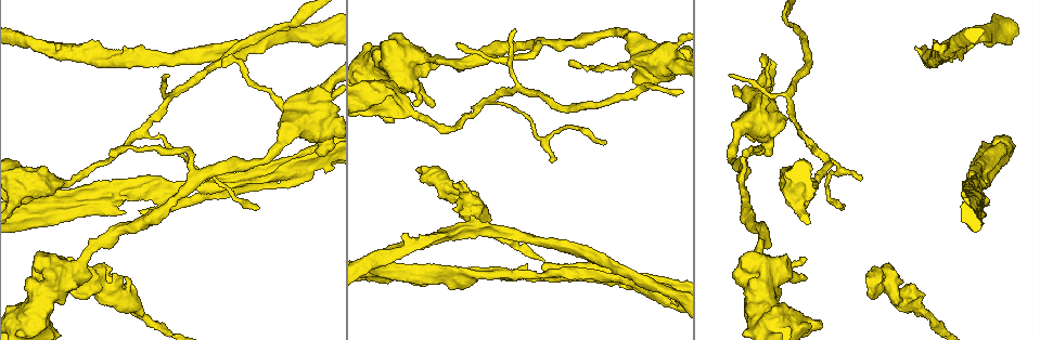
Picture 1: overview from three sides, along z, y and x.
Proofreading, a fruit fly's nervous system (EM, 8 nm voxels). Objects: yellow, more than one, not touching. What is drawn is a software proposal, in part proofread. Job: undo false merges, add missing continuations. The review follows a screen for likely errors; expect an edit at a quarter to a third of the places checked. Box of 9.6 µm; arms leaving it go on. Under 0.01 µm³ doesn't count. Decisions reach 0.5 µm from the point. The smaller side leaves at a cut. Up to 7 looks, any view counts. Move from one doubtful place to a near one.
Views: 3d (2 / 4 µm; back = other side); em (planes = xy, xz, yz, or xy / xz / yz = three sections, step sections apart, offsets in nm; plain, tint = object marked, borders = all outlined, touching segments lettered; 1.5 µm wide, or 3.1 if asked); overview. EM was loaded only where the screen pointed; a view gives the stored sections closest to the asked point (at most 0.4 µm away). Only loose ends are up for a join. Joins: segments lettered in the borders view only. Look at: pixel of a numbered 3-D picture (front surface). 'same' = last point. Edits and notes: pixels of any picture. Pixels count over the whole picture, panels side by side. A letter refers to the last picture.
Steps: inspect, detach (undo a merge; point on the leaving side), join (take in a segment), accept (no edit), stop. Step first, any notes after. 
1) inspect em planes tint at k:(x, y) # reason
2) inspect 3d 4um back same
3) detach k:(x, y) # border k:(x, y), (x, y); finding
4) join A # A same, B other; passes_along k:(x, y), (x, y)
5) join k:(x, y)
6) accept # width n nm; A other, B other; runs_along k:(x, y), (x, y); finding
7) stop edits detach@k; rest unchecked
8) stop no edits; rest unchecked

inspect em xz step 4 tint at 1:(988, 159)

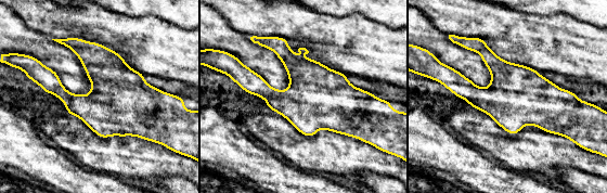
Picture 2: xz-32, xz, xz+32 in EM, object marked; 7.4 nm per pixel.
inspect em planes tint same # cut it another way

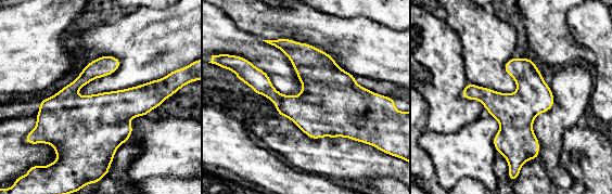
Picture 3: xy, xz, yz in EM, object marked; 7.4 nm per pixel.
inspect em planes borders same # what lies round it

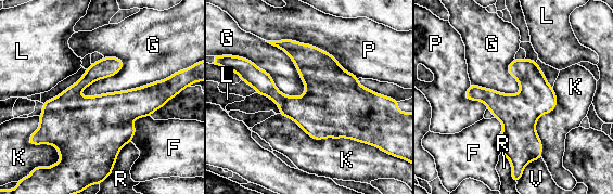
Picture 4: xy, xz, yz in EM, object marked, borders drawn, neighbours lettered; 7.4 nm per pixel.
accept # F other, G other, K other, L other, P other, R other, V other; border 4:(173, 73), (127, 90), (77, 96); all the same neuron

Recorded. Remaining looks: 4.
inspect 3d 2um at 1:(482, 224) # branch stops here

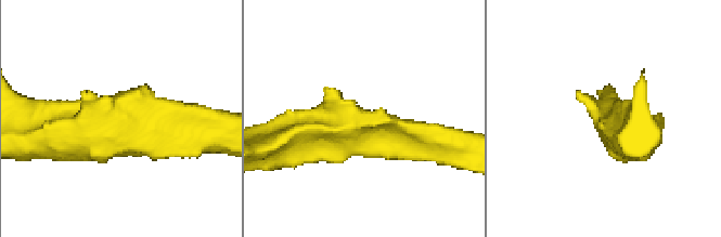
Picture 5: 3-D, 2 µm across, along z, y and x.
inspect em xz step 4 borders at 5:(600, 99) # arm_widths 280, 300 nm

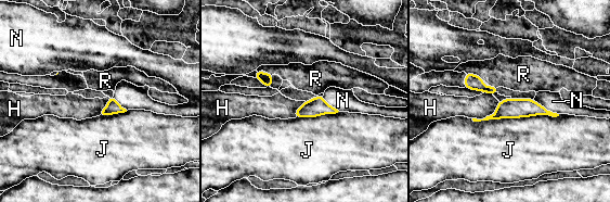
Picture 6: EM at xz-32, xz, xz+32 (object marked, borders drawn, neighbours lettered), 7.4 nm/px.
inspect em planes borders same # cut it another way

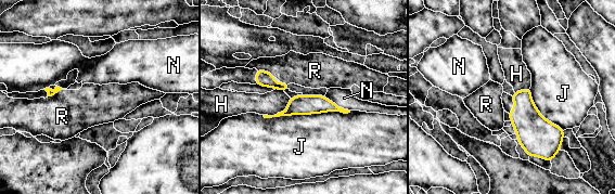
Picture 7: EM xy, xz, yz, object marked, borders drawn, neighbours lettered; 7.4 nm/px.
accept # H other, J other, N other, R other; no lettered segment goes on from it

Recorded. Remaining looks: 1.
stop no edits; rest unchecked

